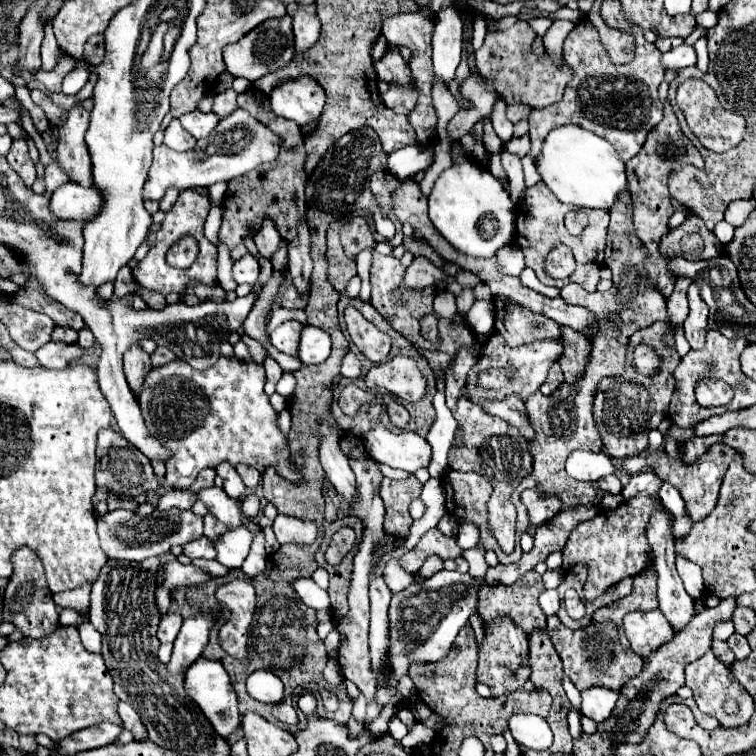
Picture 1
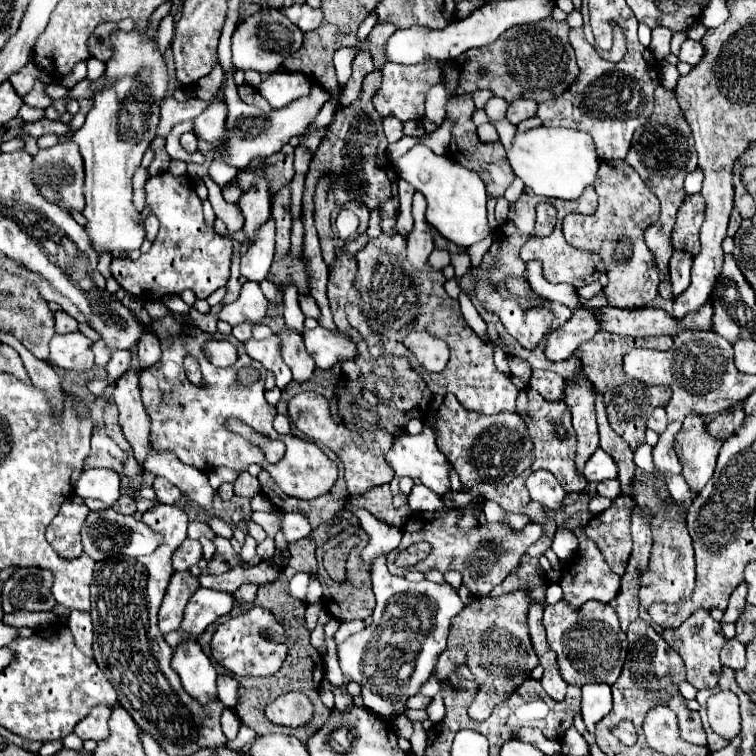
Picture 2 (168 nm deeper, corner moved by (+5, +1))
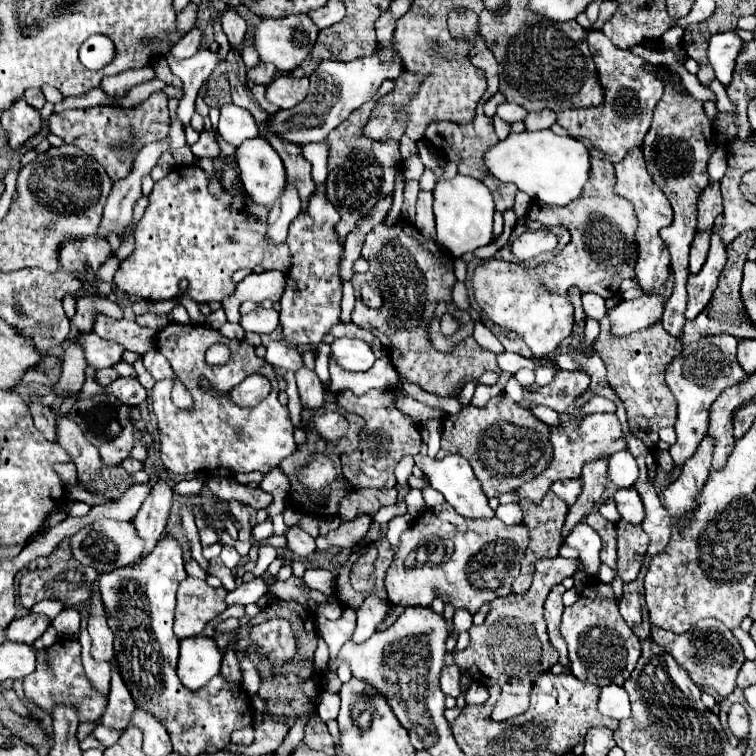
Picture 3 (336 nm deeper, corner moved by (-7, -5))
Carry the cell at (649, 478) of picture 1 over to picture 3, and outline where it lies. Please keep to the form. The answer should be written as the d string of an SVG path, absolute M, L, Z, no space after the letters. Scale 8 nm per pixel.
M714 334L700 338L698 342L684 346L672 362L670 370L666 372L666 384L678 400L678 420L674 426L678 440L670 448L670 456L676 466L682 466L696 452L696 444L700 444L700 440L706 436L708 408L722 394L722 390L738 384L740 380L746 380L746 372L736 360L736 344L738 340L730 334Z

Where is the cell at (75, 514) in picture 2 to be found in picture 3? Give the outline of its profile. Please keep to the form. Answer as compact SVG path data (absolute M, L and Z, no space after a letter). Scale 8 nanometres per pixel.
M68 540L60 542L58 547L48 556L48 566L46 568L36 568L36 570L28 570L24 572L22 580L20 580L20 602L24 604L24 608L32 608L36 602L40 600L60 600L64 606L78 606L84 604L88 600L88 590L90 586L96 582L96 570L94 568L86 568L80 566L68 548Z

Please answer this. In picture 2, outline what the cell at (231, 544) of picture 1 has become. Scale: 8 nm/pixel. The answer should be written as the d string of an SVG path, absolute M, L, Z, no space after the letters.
M246 534L246 540L244 540L244 544L242 544L242 550L240 550L240 558L242 560L252 560L256 556L256 540L250 536L250 534Z

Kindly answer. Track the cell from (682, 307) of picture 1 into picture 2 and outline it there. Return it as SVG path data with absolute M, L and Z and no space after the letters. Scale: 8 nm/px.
M674 252L670 258L670 280L672 280L672 292L674 298L682 294L690 286L690 268L692 268L692 256L684 252Z

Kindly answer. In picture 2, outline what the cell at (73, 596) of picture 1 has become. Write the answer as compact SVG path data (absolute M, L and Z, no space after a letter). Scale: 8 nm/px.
M70 608L68 616L70 616L68 628L74 634L76 646L80 646L80 650L84 650L84 654L92 656L92 618L90 618L90 614Z

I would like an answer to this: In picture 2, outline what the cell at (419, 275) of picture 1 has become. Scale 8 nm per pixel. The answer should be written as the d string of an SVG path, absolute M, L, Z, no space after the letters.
M416 192L412 202L412 214L414 214L414 230L410 232L406 240L406 258L412 264L414 270L422 270L422 266L428 260L428 254L434 250L432 246L432 234L428 234L428 224L424 218L426 210L426 198L424 194Z

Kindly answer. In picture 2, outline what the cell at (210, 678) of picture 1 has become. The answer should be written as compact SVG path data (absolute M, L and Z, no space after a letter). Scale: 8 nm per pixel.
M188 640L176 648L172 668L178 672L184 690L192 698L196 698L200 706L218 700L218 688L216 688L218 672L196 640Z

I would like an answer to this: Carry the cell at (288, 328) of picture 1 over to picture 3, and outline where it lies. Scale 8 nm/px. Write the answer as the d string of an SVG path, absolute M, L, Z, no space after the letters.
M296 370L296 384L300 392L300 402L308 410L320 410L324 406L324 388L314 370Z

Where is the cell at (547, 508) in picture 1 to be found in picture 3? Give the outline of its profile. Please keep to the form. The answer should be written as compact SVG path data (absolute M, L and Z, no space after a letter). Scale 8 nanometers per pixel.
M580 478L558 480L552 484L552 492L556 492L556 496L560 496L568 506L572 506L576 502L578 494L582 492L582 480Z

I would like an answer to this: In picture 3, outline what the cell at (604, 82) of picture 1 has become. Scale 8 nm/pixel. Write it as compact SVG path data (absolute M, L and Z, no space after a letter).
M600 30L588 32L588 48L598 68L600 84L606 92L606 102L600 108L564 110L558 114L558 124L570 132L576 140L586 144L588 150L600 150L612 164L620 162L632 148L642 146L646 132L650 130L652 112L662 96L664 84L654 72L642 70L646 64L642 58L630 54L628 50L616 48Z

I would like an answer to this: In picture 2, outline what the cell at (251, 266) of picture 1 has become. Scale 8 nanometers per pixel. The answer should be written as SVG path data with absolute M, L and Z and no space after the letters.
M272 218L264 224L264 230L260 230L256 246L252 246L240 262L240 276L246 280L264 280L268 276L270 264L274 258L274 226Z

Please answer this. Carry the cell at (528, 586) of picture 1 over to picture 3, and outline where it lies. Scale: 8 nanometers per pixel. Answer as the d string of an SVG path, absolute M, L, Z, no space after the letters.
M548 492L544 496L542 502L530 502L530 500L520 500L520 506L522 506L522 512L524 512L524 526L528 528L530 532L530 544L526 548L526 554L524 554L524 560L522 560L522 570L520 570L520 576L514 580L514 592L528 592L530 588L530 582L532 582L532 572L534 572L534 562L538 558L554 558L558 556L558 550L562 546L562 540L560 540L560 530L564 526L564 518L566 518L566 512L568 512L568 506L564 504L564 500L560 500L554 492Z

